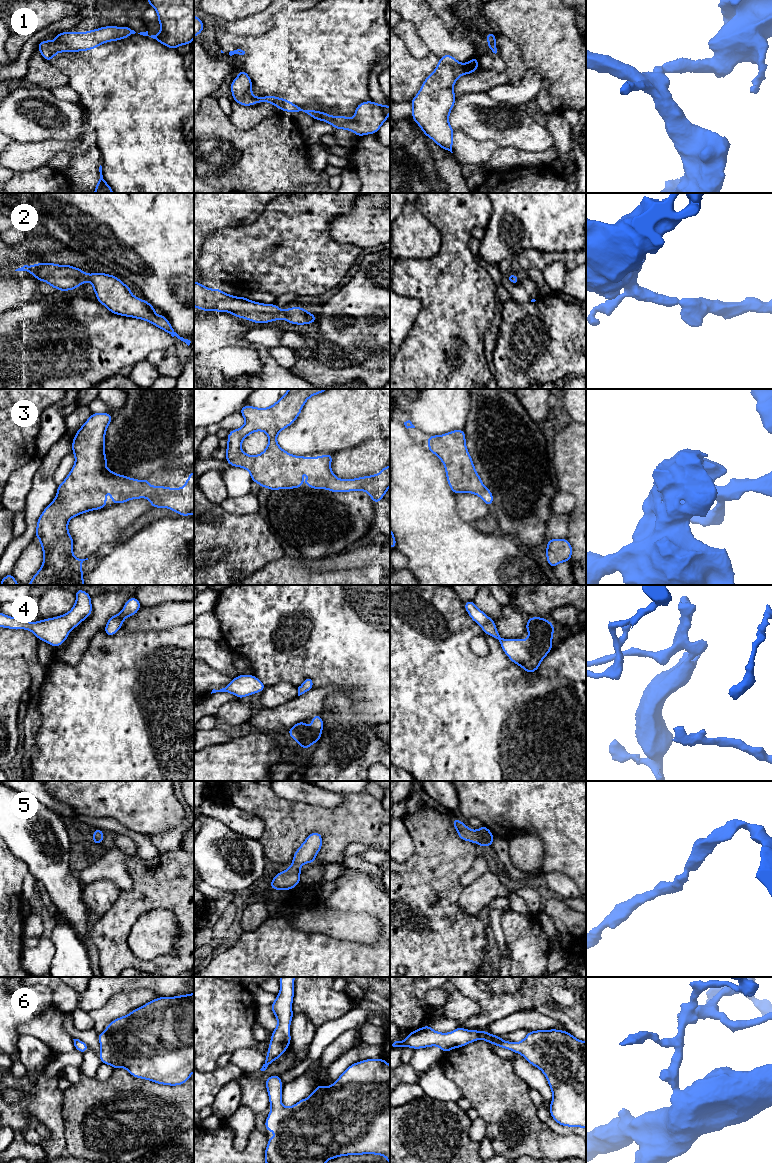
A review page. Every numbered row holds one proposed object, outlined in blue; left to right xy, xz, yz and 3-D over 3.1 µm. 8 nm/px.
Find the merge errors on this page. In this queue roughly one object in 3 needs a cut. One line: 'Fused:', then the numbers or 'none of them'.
Fused: none of them

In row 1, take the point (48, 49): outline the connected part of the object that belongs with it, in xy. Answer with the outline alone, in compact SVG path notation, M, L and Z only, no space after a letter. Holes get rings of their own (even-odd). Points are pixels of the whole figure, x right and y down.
M105 26L83 33L68 31L57 34L53 42L50 40L41 41L37 48L45 60L51 61L59 52L92 50L106 42L126 39L135 33L128 26Z

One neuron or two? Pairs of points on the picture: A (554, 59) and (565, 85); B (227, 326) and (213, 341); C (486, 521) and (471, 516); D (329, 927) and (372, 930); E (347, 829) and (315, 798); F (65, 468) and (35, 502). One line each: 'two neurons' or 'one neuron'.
A: one neuron
B: one neuron
C: two neurons
D: one neuron
E: two neurons
F: two neurons

